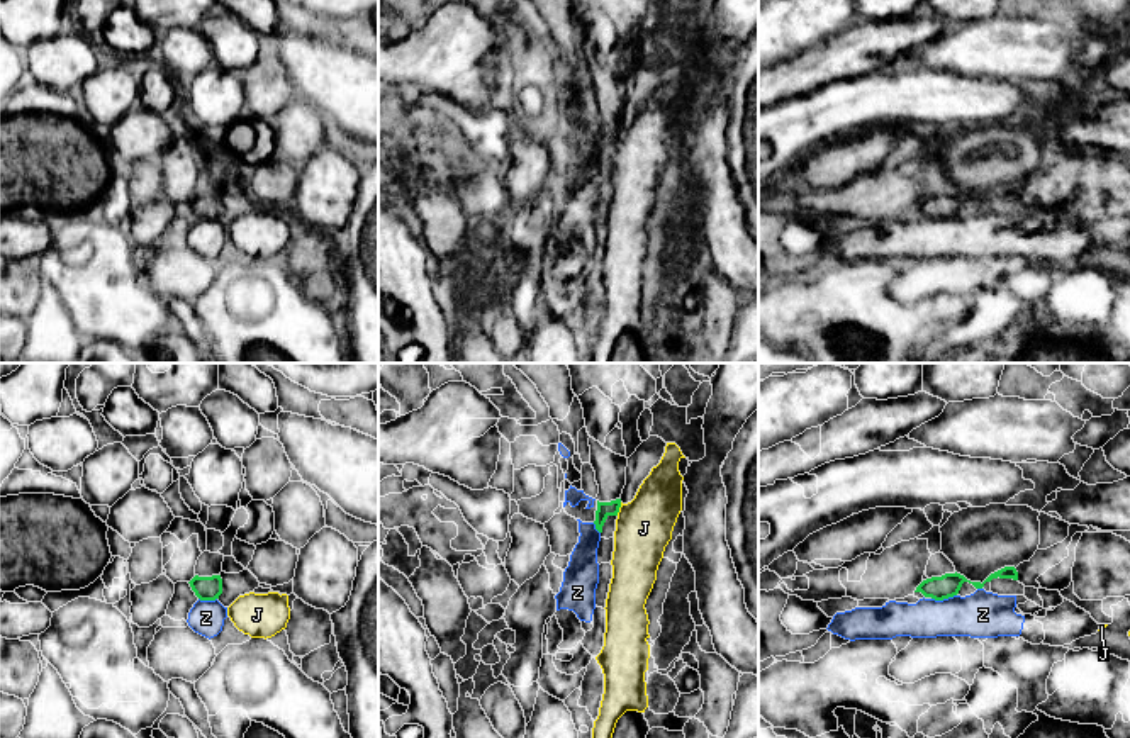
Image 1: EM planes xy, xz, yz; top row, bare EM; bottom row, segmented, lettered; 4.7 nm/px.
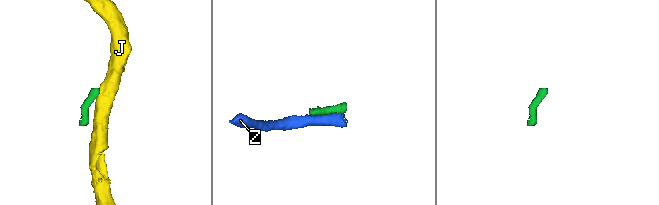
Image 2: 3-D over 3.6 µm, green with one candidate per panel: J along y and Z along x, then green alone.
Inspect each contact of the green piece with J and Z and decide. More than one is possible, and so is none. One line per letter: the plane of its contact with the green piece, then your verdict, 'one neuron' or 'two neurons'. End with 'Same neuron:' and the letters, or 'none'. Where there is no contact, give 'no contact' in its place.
J: meets green in xz; two neurons
Z: meets green in yz; two neurons
Same neuron: none

